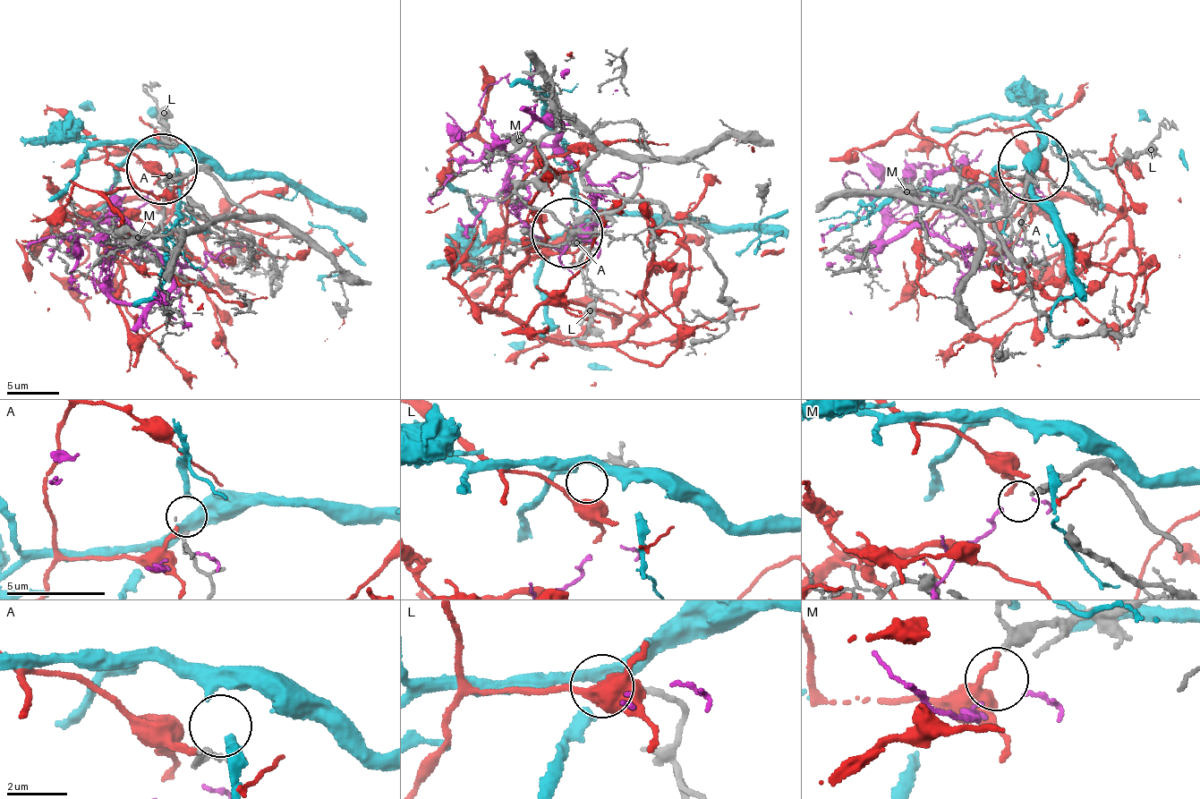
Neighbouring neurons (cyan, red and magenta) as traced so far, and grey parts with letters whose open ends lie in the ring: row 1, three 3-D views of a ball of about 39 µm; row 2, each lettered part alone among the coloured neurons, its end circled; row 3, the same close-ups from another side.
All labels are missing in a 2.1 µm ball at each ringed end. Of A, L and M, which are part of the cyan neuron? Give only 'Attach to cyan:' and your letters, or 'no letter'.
Attach to cyan: A

